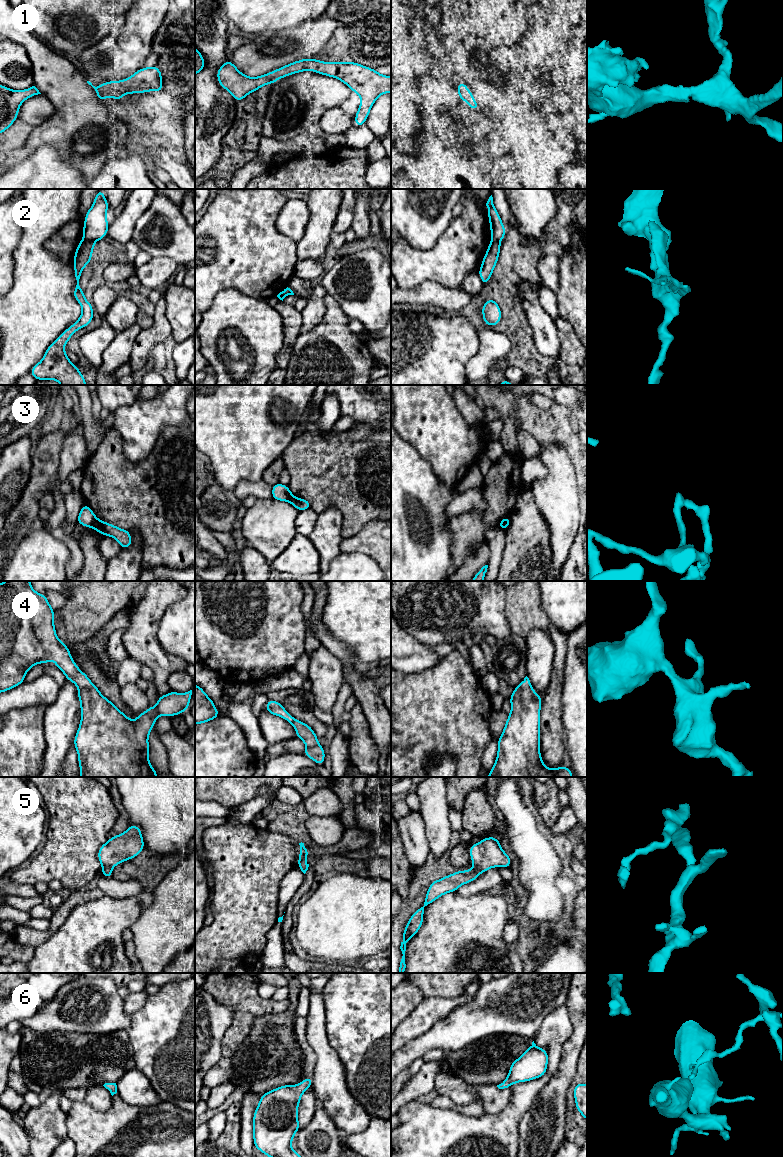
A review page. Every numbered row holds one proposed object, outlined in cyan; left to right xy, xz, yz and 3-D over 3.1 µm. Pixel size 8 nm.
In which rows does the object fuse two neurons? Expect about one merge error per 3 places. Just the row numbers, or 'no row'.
2, 3

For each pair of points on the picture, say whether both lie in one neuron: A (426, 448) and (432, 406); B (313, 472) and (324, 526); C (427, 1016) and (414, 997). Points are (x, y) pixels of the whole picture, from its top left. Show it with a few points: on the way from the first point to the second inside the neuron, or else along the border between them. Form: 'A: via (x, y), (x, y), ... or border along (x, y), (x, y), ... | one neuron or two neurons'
A: via (432, 438), (432, 416) | one neuron
B: border along (318, 514), (334, 506), (341, 513), (343, 521) | two neurons
C: border along (424, 999), (402, 1020) | two neurons

